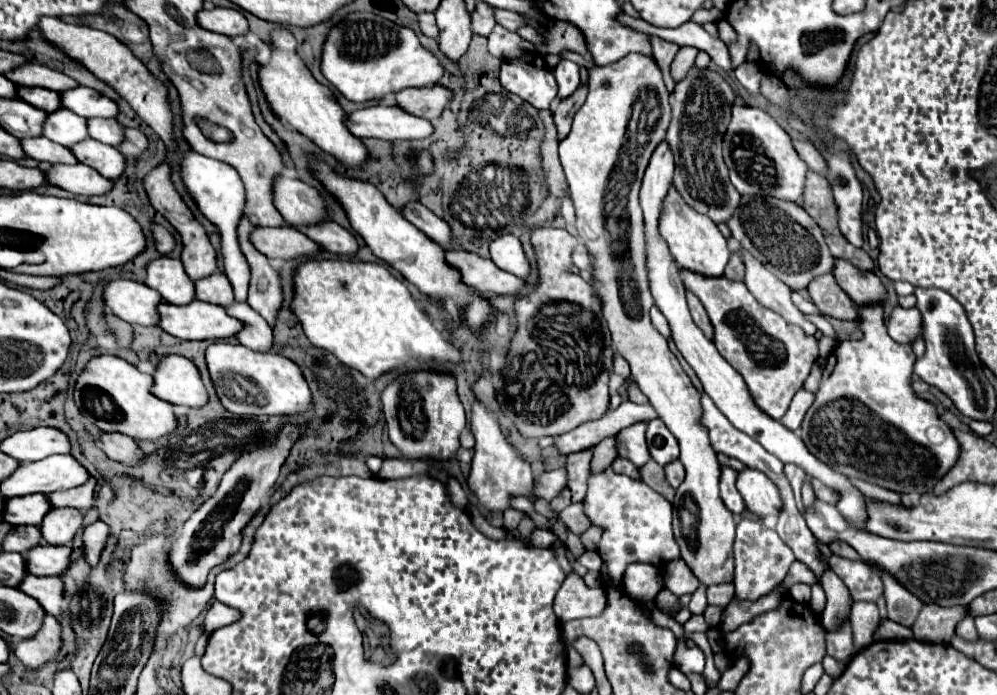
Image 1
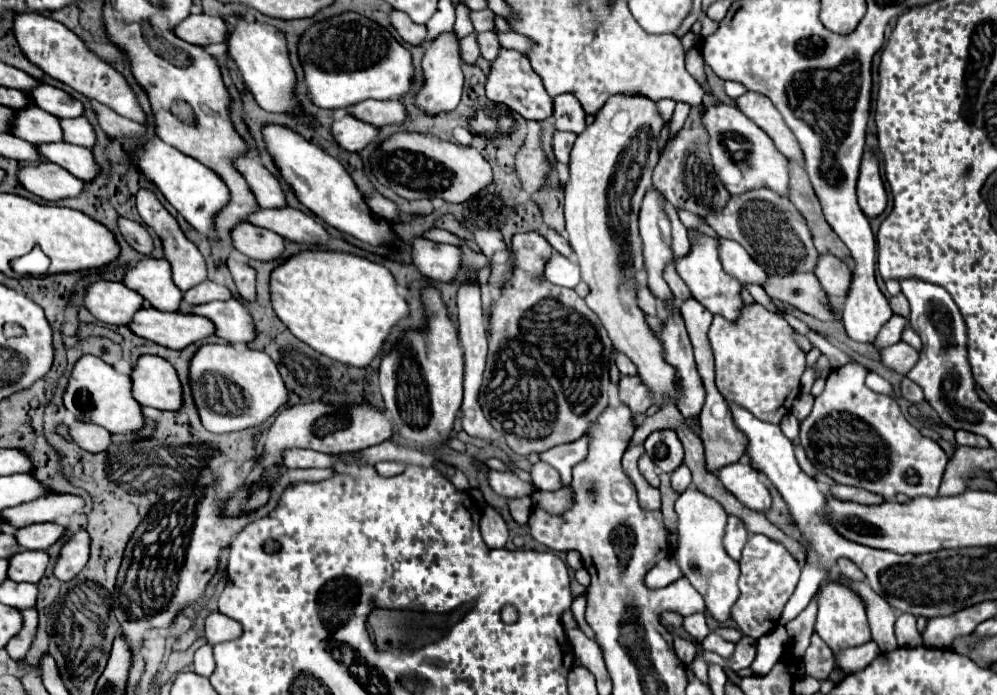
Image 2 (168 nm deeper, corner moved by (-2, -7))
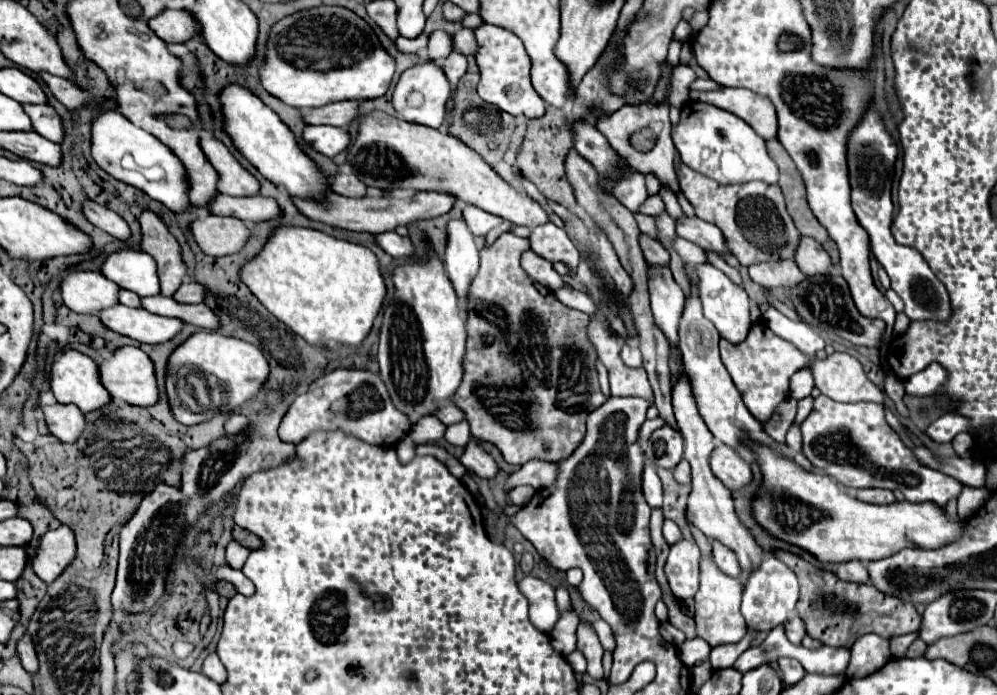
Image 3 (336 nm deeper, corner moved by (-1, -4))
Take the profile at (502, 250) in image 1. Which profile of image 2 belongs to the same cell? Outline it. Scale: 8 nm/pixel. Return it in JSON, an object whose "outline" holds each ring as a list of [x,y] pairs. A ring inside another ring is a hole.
{"outline":[[[475,228],[473,234],[475,234],[477,246],[483,250],[483,254],[485,254],[487,258],[491,258],[495,252],[507,248],[505,242],[503,242],[501,232],[499,232],[497,228]]]}

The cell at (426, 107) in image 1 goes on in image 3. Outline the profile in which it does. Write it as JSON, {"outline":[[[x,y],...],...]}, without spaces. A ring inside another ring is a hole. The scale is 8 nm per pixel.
{"outline":[[[338,101],[318,109],[304,109],[304,121],[308,125],[334,125],[334,127],[348,127],[360,111],[358,101]]]}

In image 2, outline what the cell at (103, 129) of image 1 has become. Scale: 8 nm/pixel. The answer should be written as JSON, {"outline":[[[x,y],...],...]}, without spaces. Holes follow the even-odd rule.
{"outline":[[[79,116],[79,118],[59,118],[61,130],[63,130],[63,140],[69,144],[77,144],[83,148],[91,148],[95,144],[95,132],[91,124]]]}

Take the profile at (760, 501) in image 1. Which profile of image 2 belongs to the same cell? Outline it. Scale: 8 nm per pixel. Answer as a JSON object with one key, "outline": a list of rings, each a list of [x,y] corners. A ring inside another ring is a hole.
{"outline":[[[743,462],[727,464],[719,470],[717,476],[719,476],[721,484],[735,498],[739,498],[743,504],[747,504],[747,508],[765,512],[771,506],[771,496],[769,496],[767,486],[759,478],[759,472],[755,472],[749,464],[743,464]]]}

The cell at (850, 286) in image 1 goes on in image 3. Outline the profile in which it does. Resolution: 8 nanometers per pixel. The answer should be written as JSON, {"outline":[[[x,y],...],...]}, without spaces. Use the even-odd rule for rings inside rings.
{"outline":[[[802,237],[798,251],[796,251],[796,263],[800,271],[808,277],[830,275],[830,269],[832,269],[832,259],[826,253],[826,249],[810,237]]]}

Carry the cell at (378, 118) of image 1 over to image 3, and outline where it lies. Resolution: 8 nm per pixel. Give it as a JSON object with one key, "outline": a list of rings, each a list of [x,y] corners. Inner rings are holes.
{"outline":[[[308,125],[304,129],[304,139],[320,153],[328,157],[336,157],[340,151],[344,151],[350,145],[350,133],[340,127],[330,125]]]}

